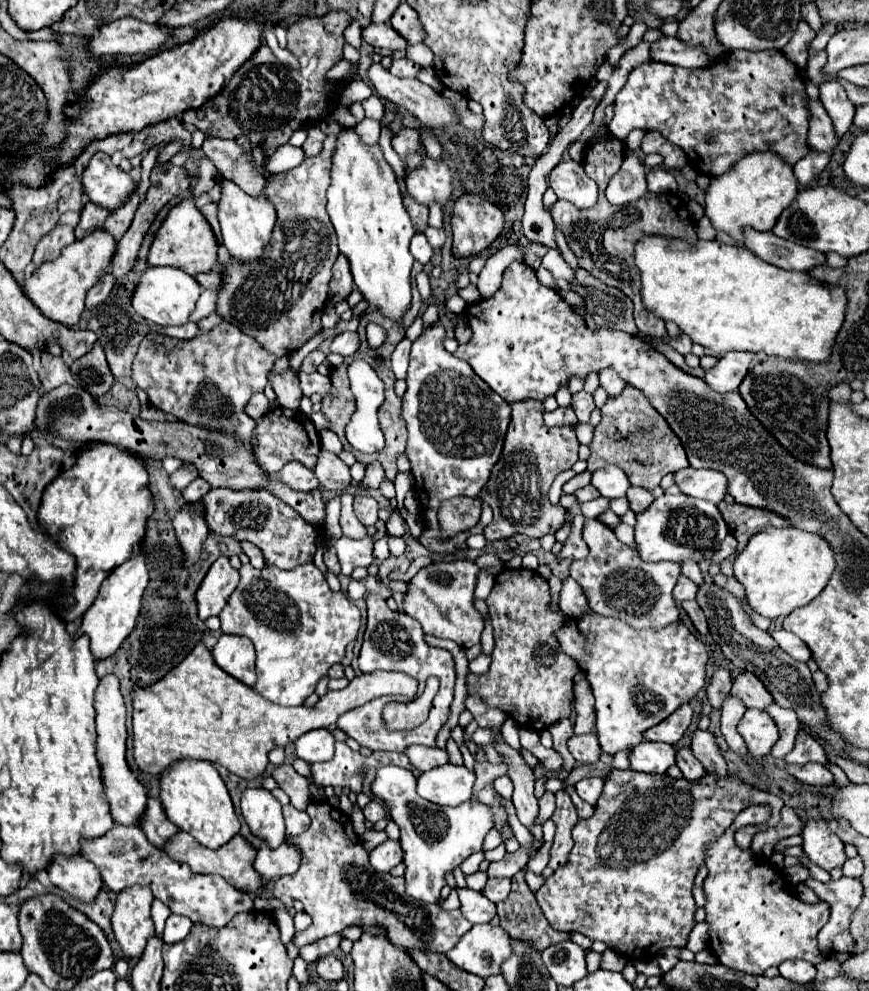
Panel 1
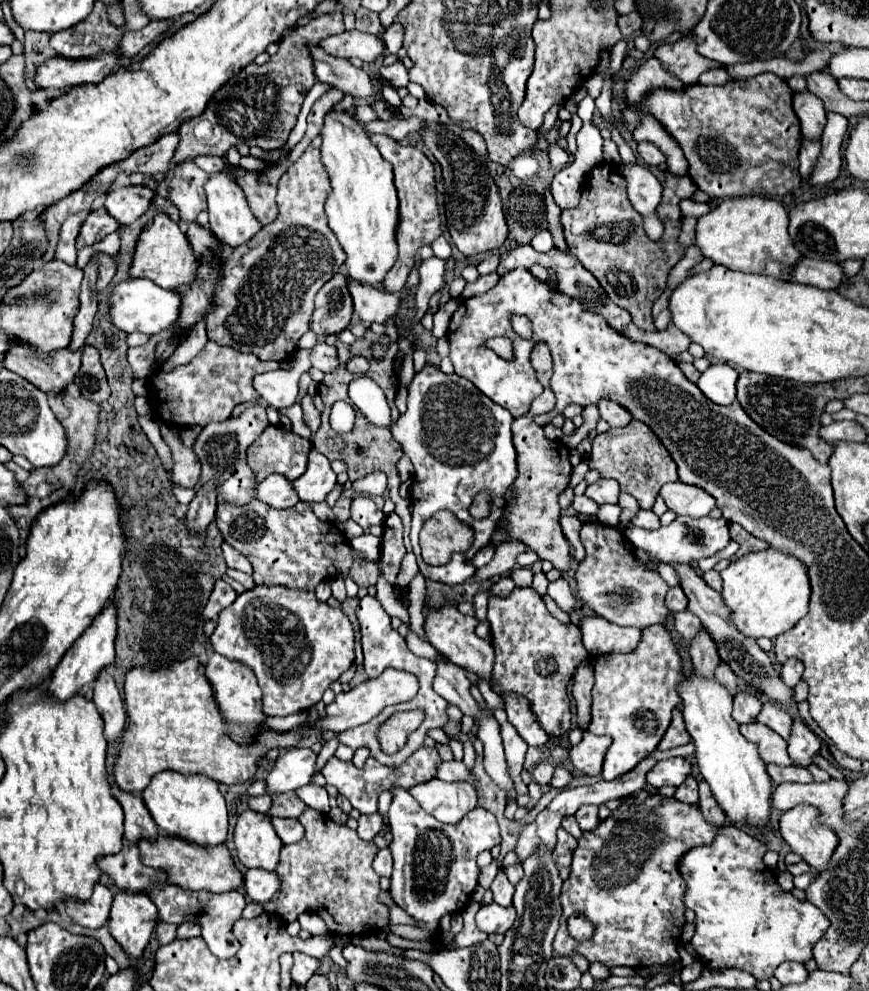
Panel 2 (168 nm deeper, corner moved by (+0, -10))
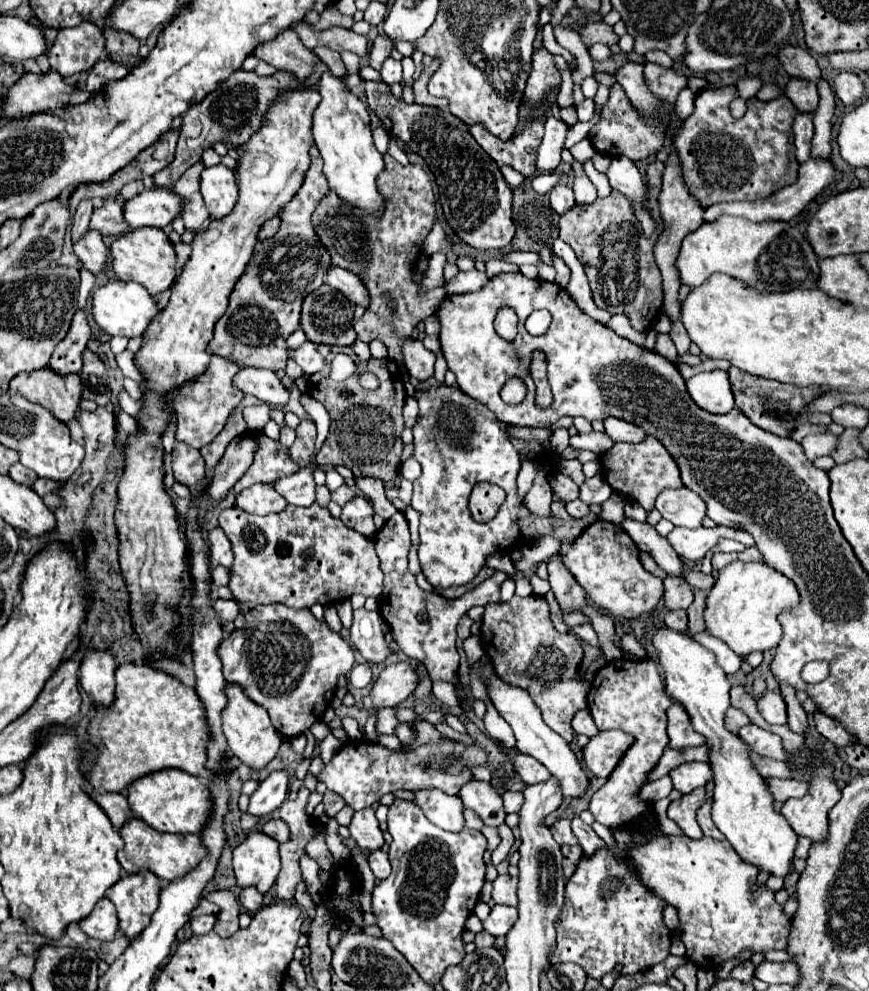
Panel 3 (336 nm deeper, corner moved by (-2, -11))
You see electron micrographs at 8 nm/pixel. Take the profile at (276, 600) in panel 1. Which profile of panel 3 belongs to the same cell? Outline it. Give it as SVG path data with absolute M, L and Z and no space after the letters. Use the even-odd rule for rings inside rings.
M285 604L255 606L253 610L245 612L245 626L235 628L221 642L219 654L225 680L241 684L247 696L269 712L275 730L285 738L299 736L303 730L323 720L323 714L335 694L337 678L351 672L355 664L355 654L349 642L345 642L339 632L333 632L325 620L317 620L311 610L295 610Z

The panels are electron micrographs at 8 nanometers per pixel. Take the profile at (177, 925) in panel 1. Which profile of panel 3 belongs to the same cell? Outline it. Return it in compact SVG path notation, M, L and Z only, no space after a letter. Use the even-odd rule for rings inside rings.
M197 916L189 922L193 934L207 934L207 932L211 932L213 924L215 924L215 916Z

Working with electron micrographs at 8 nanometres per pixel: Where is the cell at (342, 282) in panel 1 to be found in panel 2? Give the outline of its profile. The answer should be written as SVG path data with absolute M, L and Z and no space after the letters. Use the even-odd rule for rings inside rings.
M335 273L319 293L315 295L315 311L309 327L315 335L339 335L351 323L351 295L347 293L347 281L343 273Z

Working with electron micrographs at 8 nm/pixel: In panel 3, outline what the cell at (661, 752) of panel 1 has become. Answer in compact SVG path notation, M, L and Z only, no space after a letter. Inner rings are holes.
M691 762L677 766L677 770L671 770L669 776L673 780L673 788L687 794L693 788L705 786L705 782L711 780L711 770L707 762Z

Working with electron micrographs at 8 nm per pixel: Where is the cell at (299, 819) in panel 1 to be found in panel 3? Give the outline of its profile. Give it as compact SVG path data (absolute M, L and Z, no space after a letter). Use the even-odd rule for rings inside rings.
M275 818L275 820L265 822L263 832L265 832L267 836L275 838L277 842L287 842L287 840L289 840L289 826L287 826L287 822L283 822L281 818Z

